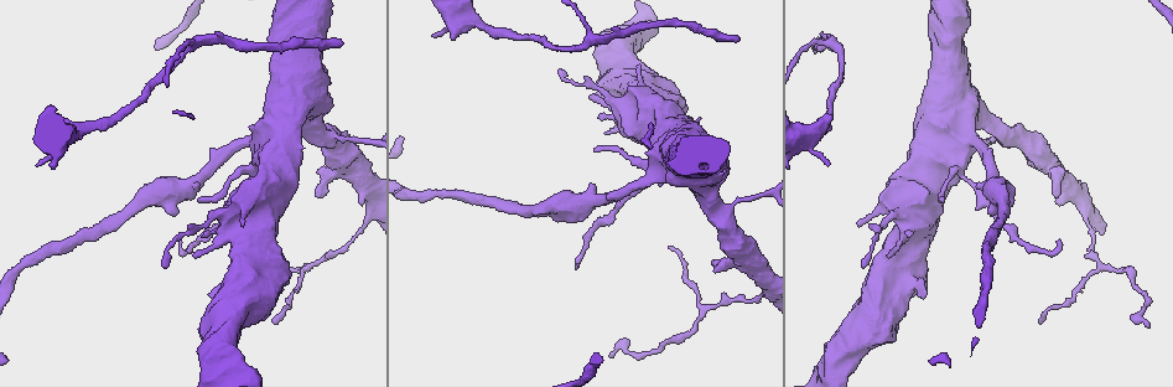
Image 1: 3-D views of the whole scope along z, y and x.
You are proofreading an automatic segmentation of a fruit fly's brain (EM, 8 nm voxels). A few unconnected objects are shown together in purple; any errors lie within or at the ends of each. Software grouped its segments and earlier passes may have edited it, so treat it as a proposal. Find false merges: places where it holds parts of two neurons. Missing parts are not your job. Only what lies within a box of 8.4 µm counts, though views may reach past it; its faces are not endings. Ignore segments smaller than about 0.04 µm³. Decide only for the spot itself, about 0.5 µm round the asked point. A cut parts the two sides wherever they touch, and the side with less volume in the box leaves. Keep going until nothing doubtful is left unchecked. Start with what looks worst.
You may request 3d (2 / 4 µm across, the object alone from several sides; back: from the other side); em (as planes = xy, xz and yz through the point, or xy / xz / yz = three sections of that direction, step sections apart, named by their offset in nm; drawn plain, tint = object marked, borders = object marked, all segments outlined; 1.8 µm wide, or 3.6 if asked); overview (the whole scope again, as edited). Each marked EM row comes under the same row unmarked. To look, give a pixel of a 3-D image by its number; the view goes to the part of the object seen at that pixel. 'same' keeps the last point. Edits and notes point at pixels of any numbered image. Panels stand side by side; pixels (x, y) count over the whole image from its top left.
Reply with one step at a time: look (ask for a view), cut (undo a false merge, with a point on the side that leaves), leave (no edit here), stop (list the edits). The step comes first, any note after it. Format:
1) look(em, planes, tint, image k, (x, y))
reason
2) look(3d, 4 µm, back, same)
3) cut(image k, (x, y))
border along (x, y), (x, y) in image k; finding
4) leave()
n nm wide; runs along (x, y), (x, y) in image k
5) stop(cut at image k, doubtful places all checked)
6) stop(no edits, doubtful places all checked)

look(em, 3.6 µm, xy, step 16, tint, image 1, (812, 134))
thick turns thin

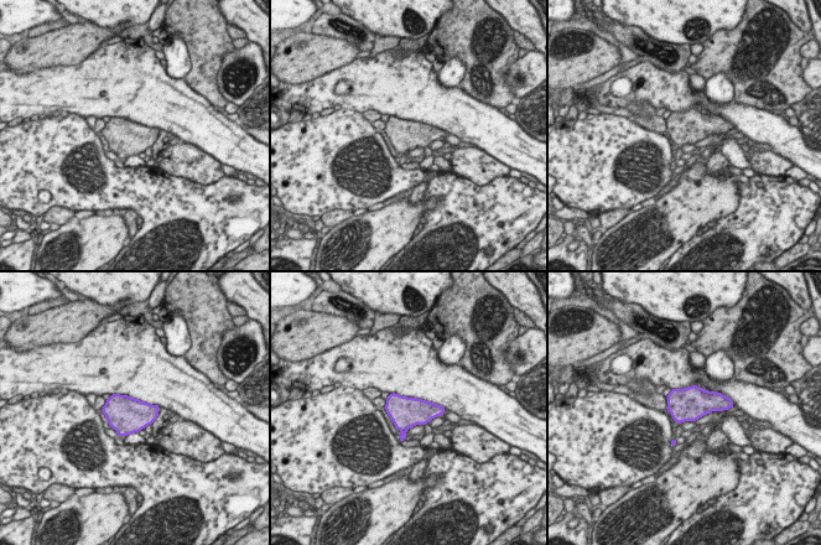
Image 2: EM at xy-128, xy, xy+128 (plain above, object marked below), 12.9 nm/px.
leave()
all the same neuron

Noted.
look(3d, 4 µm, image 1, (965, 98))
closes a loop

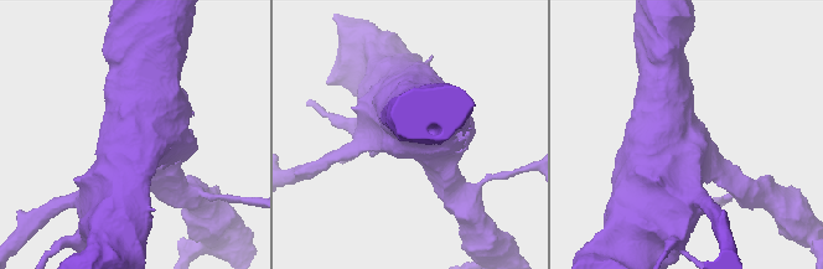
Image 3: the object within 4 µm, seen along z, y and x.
look(em, 3.6 µm, xz, step 16, tint, image 3, (686, 135))

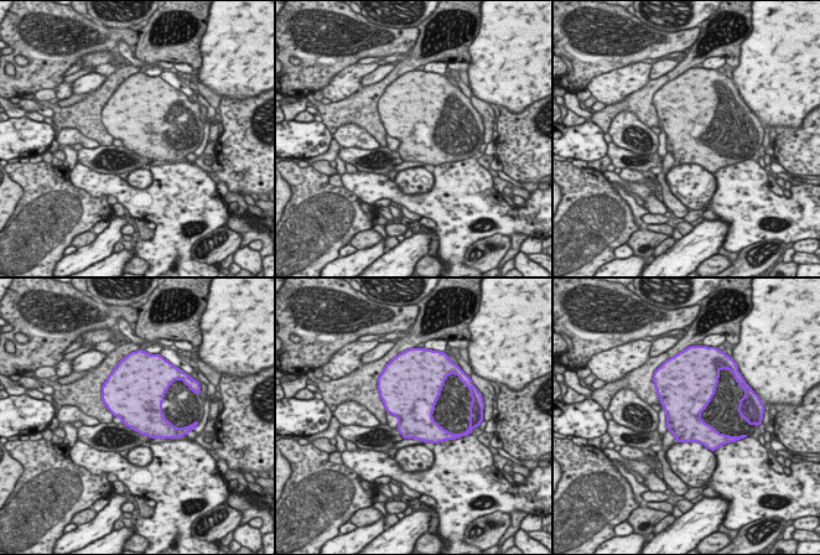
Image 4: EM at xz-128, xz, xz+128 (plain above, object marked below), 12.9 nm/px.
look(em, 3.6 µm, xy, step 8, tint, same)

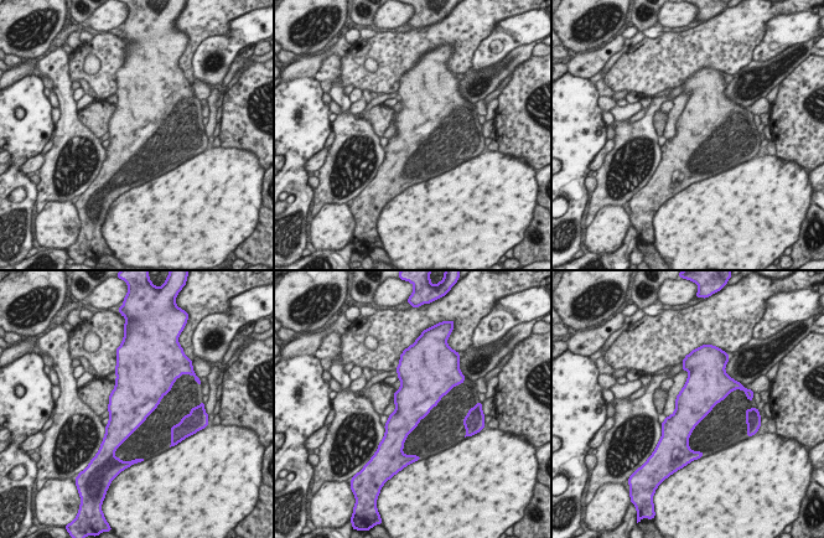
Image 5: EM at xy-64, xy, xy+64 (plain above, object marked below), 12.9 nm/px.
leave()
one neuron here

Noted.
look(3d, 2 µm, image 1, (194, 40))
sharp bend

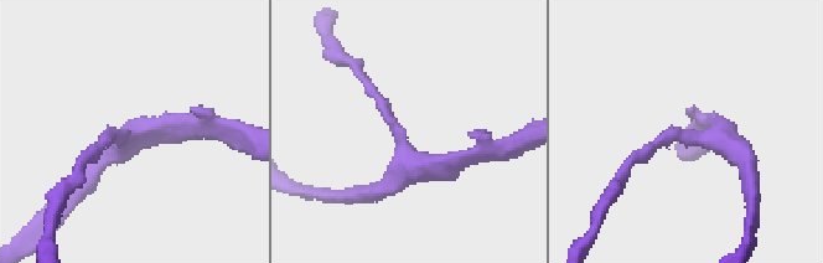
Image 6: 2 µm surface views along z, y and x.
look(em, 3.6 µm, planes, borders, image 6, (407, 169))
3 arms

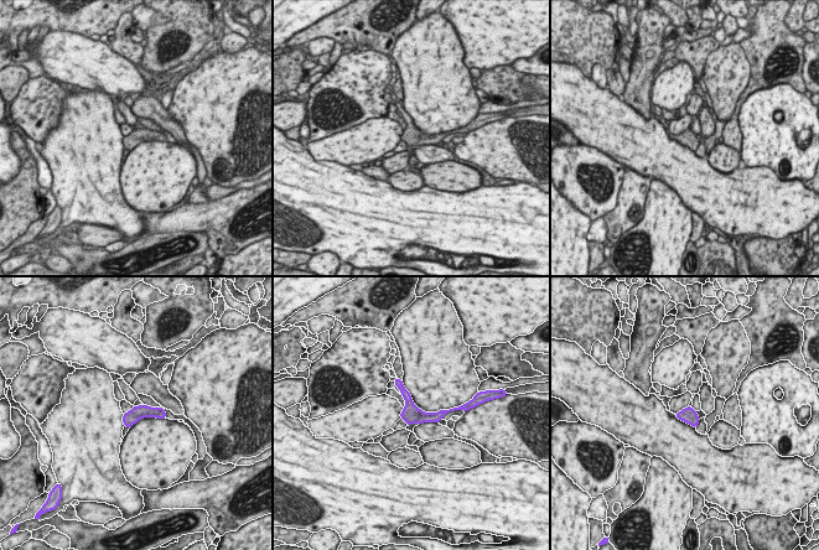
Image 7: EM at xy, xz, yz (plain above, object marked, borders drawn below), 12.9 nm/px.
leave()
180 nm wide; runs along (399, 383), (420, 416), (437, 416) in image 7; all the same neuron

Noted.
stop(no edits, doubtful places all checked)

